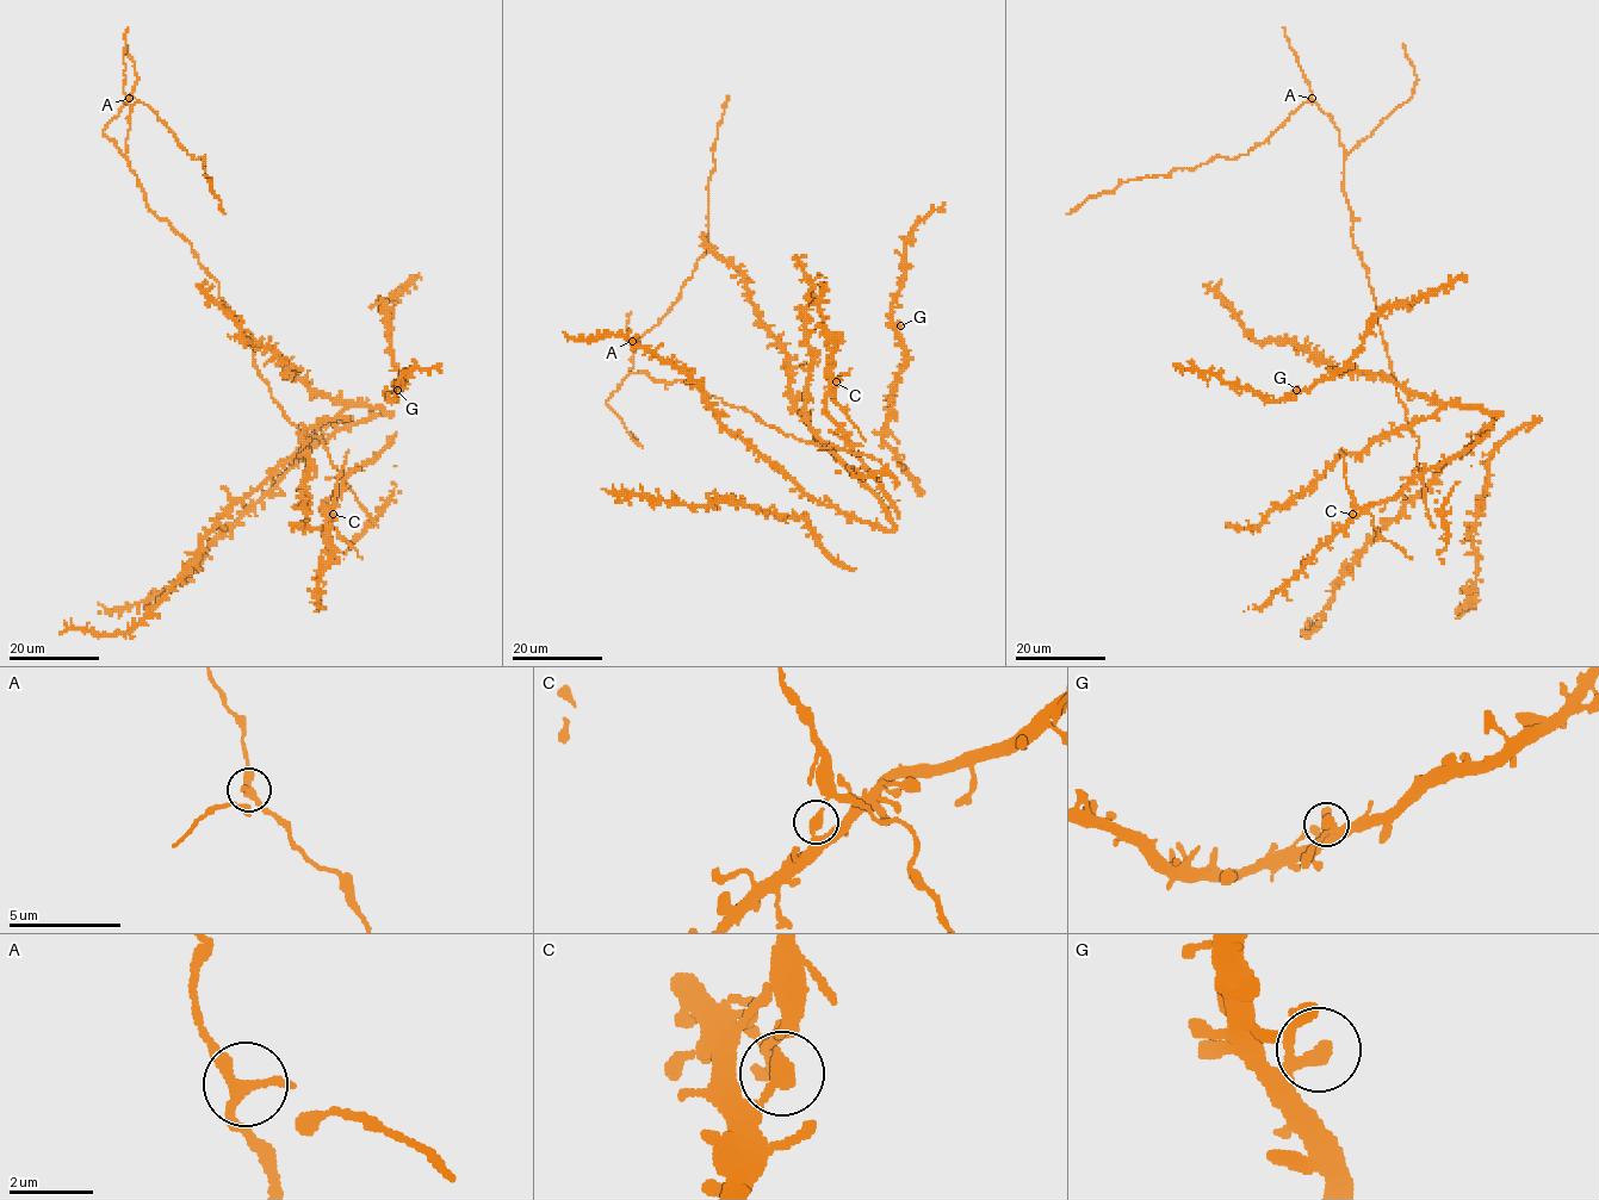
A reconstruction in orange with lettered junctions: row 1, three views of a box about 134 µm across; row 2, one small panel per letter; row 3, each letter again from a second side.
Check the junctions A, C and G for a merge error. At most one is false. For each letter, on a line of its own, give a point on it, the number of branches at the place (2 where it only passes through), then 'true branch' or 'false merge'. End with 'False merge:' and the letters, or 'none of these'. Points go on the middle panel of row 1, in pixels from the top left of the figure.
A: (632, 341) | 2 | true branch
C: (836, 381) | 2 | false merge
G: (900, 325) | 2 | true branch
False merge: C

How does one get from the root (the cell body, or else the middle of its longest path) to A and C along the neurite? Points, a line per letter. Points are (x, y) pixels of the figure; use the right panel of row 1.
A: (1396, 384), (1367, 268), (1353, 244), (1340, 134), (1312, 98)
C: (1396, 384), (1406, 420), (1418, 437), (1415, 462), (1421, 477), (1414, 477), (1390, 498), (1352, 514)

